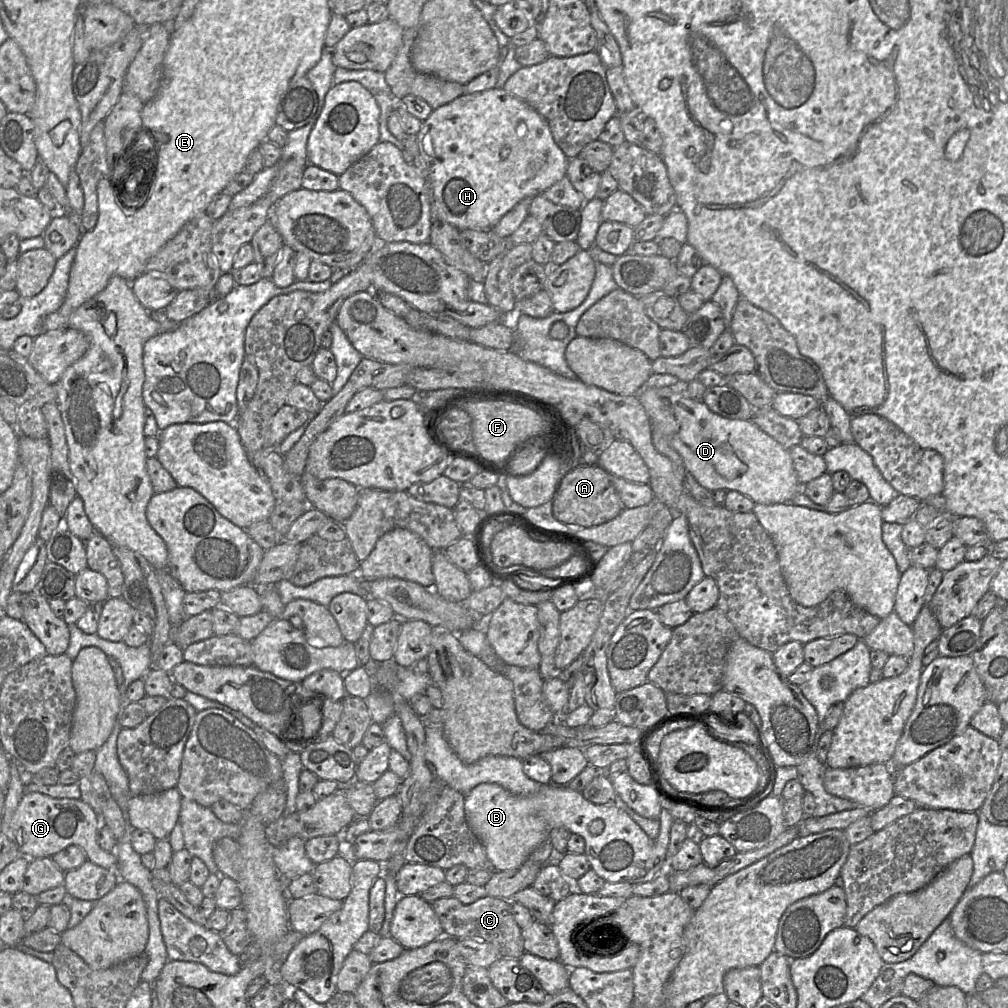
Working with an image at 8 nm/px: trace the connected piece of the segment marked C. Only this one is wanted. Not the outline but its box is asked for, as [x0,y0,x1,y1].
[431,895,525,959]

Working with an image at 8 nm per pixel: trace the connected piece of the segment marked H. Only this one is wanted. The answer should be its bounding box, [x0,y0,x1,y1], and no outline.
[416,88,569,230]

